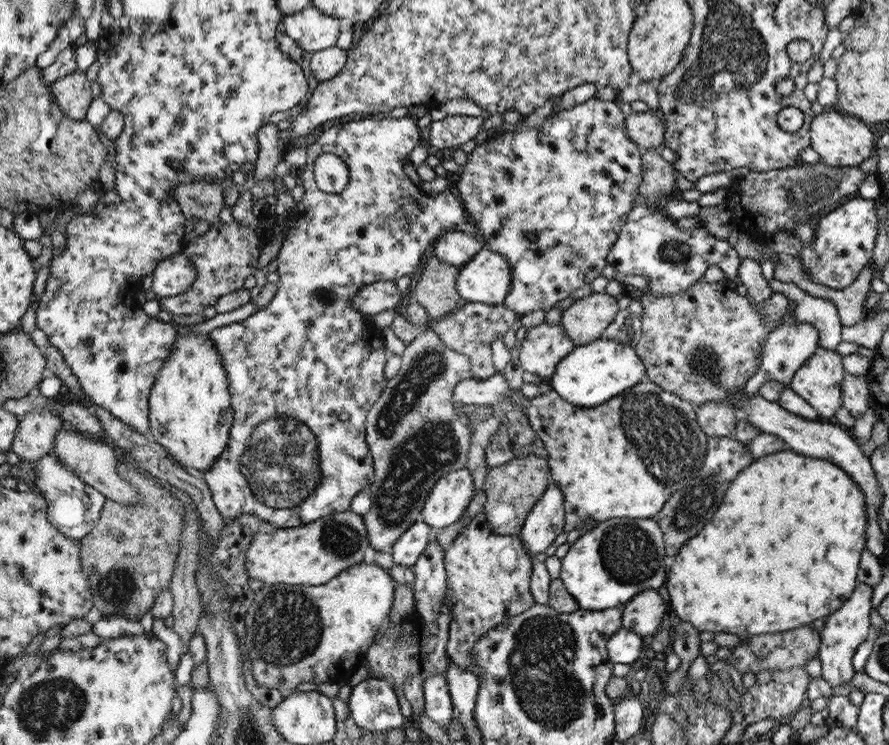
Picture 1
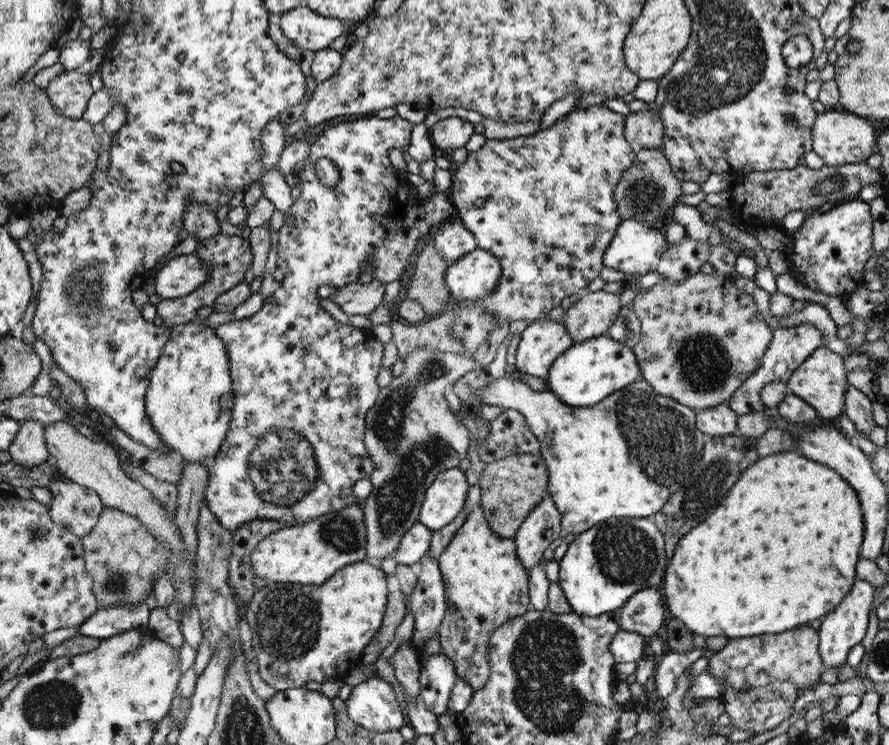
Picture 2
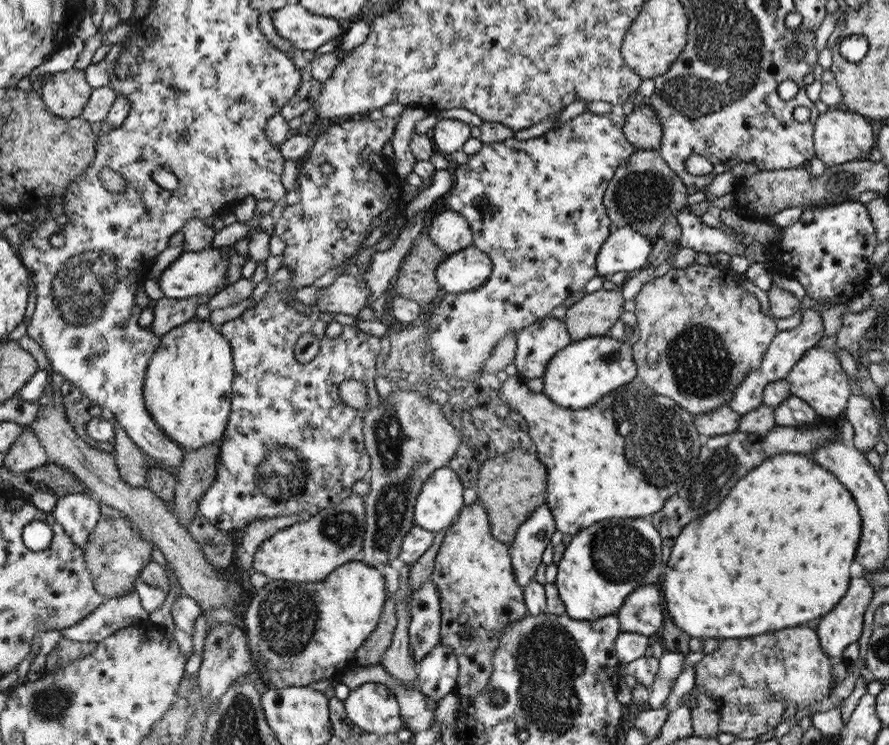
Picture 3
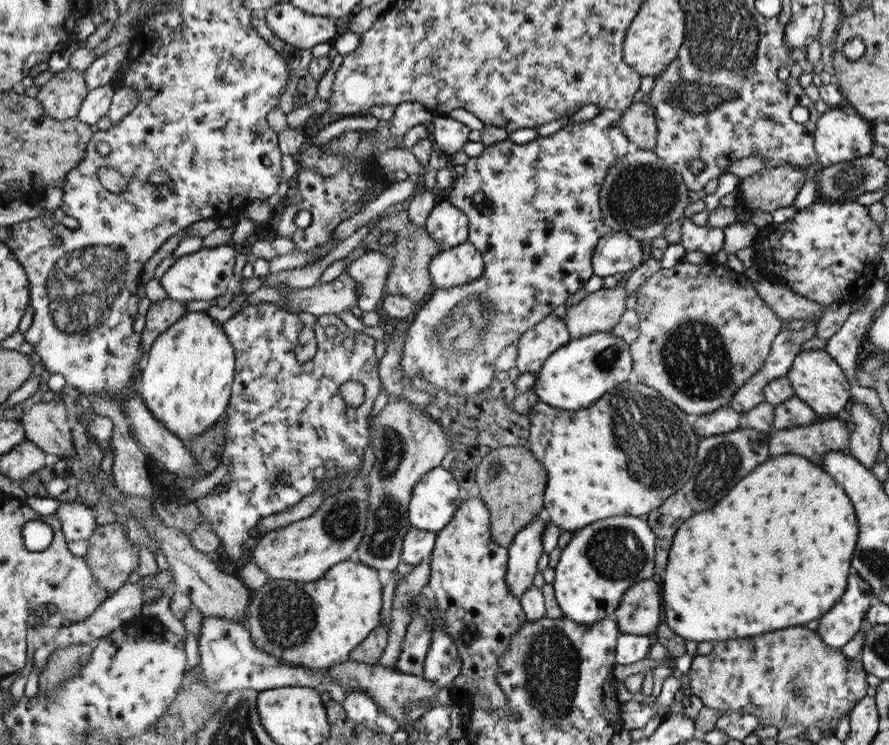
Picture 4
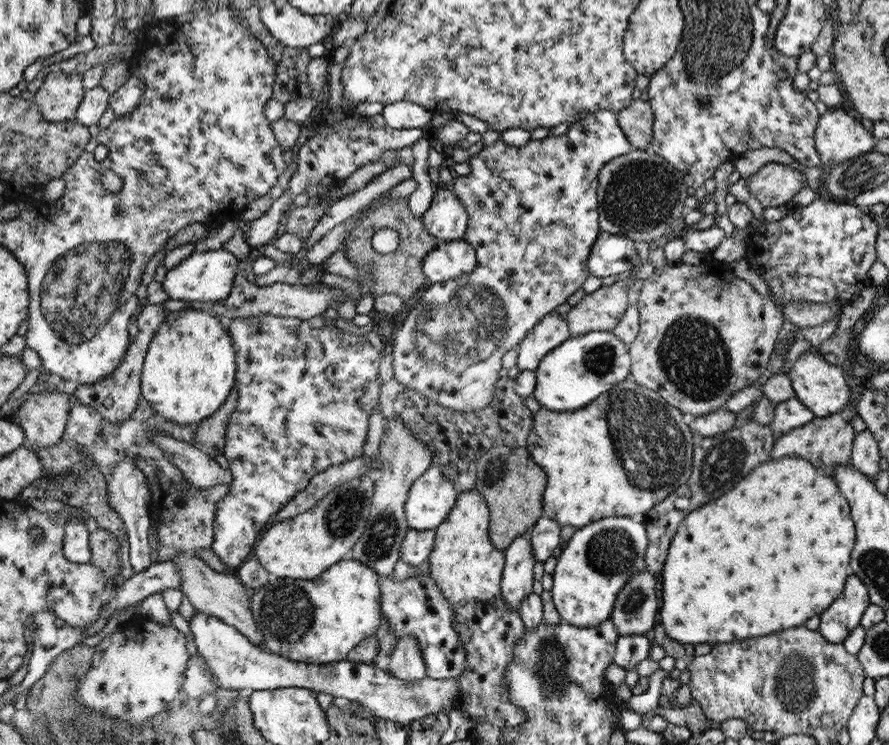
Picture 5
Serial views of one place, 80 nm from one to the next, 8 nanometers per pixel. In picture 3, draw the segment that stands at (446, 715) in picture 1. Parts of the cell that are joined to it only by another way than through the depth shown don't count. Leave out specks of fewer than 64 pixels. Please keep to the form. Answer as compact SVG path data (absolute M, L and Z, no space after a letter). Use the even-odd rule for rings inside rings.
M439 643L420 662L417 676L417 690L436 702L454 692L459 679L459 662L452 648Z

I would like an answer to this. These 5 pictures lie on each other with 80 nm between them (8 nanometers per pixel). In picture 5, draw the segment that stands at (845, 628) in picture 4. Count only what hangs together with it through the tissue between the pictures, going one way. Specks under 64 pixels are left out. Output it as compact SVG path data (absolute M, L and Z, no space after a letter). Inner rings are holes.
M848 577L843 594L837 596L827 610L820 615L820 628L817 632L832 644L842 644L848 634L860 626L864 611L870 607L868 587L860 577Z

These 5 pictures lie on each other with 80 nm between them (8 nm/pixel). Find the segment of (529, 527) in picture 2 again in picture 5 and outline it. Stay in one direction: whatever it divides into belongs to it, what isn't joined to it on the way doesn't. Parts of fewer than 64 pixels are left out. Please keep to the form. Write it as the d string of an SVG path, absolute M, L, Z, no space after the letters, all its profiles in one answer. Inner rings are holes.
M527 532L519 536L504 550L506 568L502 576L502 595L507 604L519 610L522 602L532 593L532 568L534 568L534 545Z

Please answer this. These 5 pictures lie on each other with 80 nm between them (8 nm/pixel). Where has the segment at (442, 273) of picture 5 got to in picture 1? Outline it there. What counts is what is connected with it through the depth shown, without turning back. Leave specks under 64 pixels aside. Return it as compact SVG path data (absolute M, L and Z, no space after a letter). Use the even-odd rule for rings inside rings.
M483 247L466 266L460 269L458 291L464 302L502 305L510 295L513 269L502 253Z

